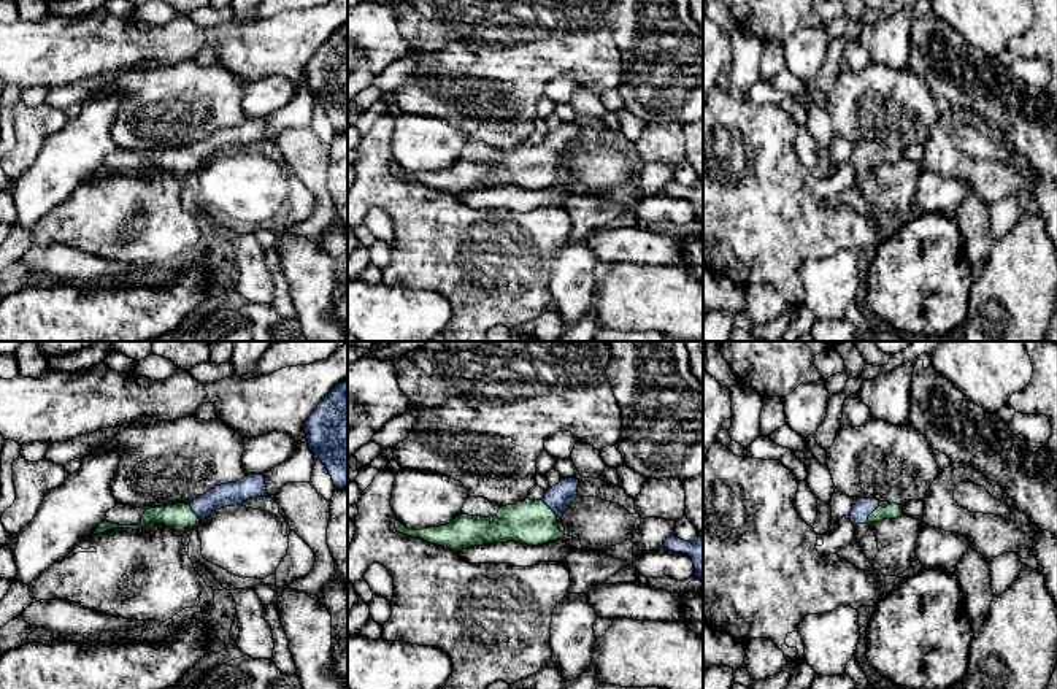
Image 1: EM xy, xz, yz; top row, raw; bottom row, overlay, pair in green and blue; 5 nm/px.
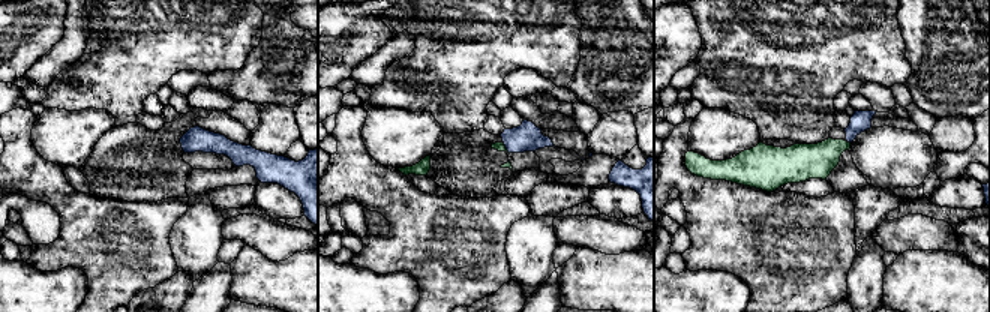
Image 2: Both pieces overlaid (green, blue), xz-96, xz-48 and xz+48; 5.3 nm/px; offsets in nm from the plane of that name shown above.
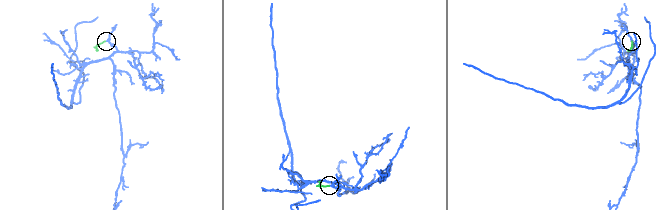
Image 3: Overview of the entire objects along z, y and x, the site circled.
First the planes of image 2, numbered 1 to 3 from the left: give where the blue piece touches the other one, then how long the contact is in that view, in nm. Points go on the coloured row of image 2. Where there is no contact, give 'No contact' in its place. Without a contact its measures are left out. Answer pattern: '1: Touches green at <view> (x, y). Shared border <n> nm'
1: No contact
2: Touches green at xz-48 (504, 147). Shared border 70 nm
3: Touches green at xz+48 (846, 141). Shared border 30 nm

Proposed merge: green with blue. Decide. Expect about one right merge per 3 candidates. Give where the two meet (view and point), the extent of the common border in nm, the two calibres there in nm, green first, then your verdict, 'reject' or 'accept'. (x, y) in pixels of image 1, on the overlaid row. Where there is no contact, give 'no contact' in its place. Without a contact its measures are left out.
meets green in yz at (870, 515); contact 120 nm long; 80 nm thick on the green side, 100 nm on the other; accept

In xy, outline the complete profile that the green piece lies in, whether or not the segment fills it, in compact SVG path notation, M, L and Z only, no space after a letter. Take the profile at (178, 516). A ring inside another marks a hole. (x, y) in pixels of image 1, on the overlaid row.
M248 475L236 483L221 484L198 495L190 503L176 503L168 506L156 506L146 510L141 522L136 525L111 524L106 519L90 535L100 535L108 530L148 527L151 524L163 524L181 532L183 529L197 527L213 511L241 505L249 498L267 497L267 484L263 475Z

